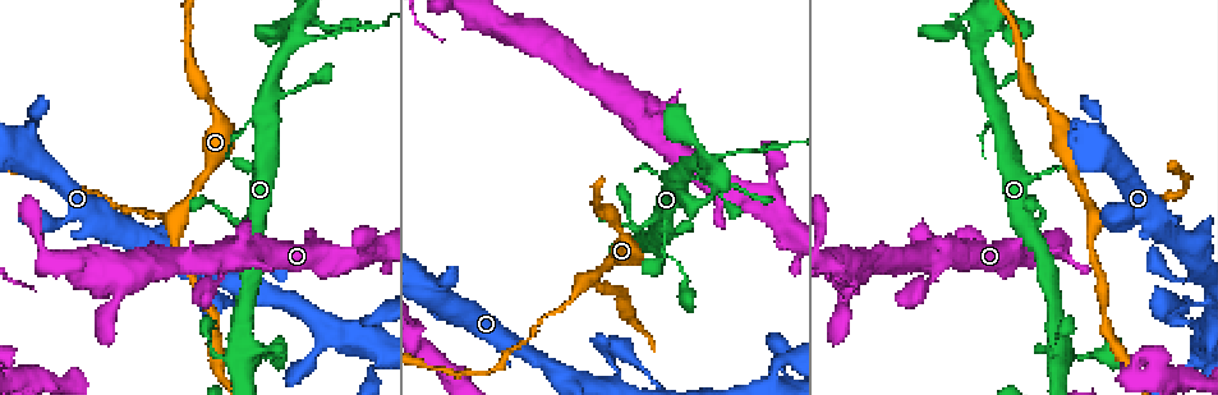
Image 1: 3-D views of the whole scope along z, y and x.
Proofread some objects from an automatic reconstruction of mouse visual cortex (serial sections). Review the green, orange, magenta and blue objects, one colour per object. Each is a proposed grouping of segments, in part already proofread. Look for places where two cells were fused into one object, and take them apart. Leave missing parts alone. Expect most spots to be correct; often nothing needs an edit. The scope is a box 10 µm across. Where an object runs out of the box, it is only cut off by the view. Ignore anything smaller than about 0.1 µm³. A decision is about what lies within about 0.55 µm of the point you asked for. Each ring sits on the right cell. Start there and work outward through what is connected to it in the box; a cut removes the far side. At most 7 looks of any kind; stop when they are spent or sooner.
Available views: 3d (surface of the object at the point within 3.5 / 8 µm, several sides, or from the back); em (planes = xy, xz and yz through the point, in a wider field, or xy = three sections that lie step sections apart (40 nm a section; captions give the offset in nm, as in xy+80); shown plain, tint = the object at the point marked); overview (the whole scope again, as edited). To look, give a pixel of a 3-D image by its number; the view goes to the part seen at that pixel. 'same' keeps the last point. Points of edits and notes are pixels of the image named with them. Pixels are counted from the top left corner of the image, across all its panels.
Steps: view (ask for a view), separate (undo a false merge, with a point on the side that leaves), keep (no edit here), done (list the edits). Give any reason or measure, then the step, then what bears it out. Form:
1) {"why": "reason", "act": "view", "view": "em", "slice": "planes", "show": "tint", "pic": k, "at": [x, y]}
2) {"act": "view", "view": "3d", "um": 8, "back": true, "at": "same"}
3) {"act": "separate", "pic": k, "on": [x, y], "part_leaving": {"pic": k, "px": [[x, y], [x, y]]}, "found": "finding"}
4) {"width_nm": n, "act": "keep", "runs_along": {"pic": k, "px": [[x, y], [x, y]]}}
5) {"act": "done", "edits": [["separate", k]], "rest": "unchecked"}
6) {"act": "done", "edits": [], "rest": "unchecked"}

{"why": "abrupt turn", "act": "view", "view": "3d", "um": 8, "pic": 1, "at": [1122, 226]}

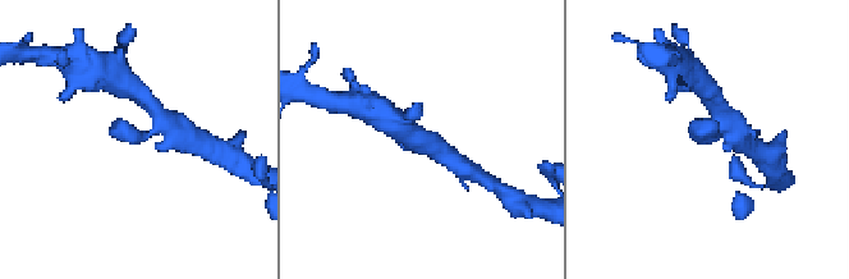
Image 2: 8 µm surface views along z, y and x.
{"why": "need the tissue", "act": "view", "view": "em", "slice": "xy", "step": 1, "show": "tint", "at": "same"}

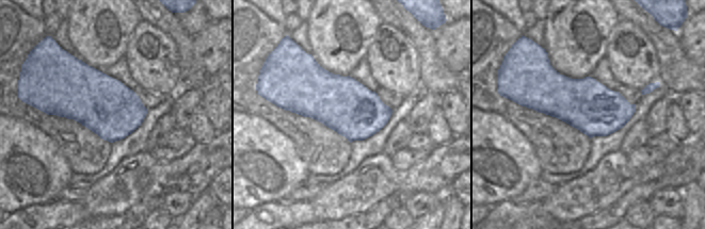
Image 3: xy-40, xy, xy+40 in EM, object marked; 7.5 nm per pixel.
{"width_nm": 420, "act": "keep", "runs_along": {"pic": 2, "px": [[450, 155], [416, 135], [407, 149]]}, "found": "all the same cell"}

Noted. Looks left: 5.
{"why": "thick turns thin", "act": "view", "view": "3d", "um": 3.5, "pic": 1, "at": [151, 217]}

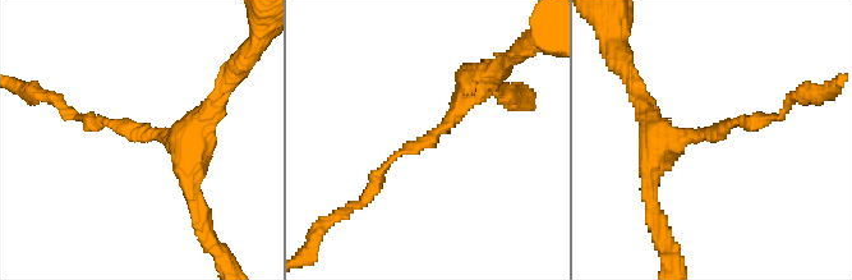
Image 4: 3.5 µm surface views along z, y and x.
{"arm_widths_nm": [150, 350], "act": "view", "view": "em", "slice": "planes", "show": "tint", "pic": 4, "at": [718, 131]}

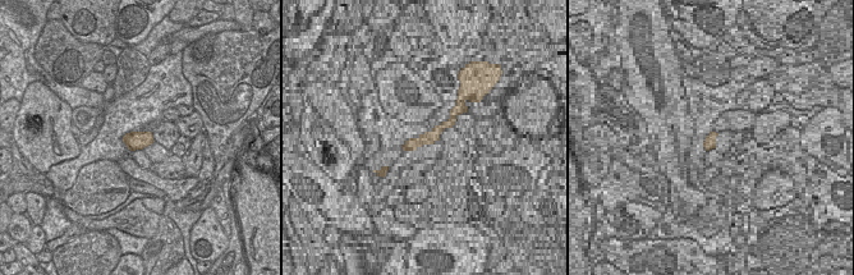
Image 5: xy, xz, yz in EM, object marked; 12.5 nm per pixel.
{"why": "cut it another way", "act": "view", "view": "em", "slice": "xy", "step": 1, "show": "tint", "at": "same"}

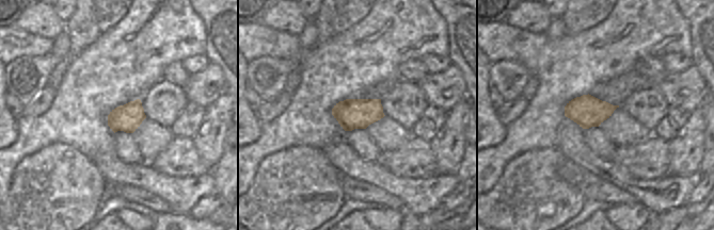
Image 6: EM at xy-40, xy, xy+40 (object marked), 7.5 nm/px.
{"width_nm": 220, "act": "keep", "runs_along": {"pic": 4, "px": [[484, 77], [448, 123], [382, 169], [374, 192]]}, "found": "all the same cell"}

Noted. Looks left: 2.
{"why": "abrupt turn", "act": "view", "view": "3d", "um": 3.5, "pic": 1, "at": [706, 160]}

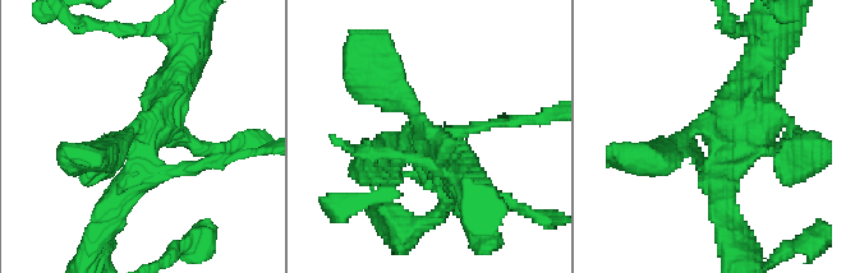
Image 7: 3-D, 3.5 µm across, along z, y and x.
{"act": "view", "view": "em", "slice": "planes", "show": "tint", "pic": 7, "at": [143, 149]}

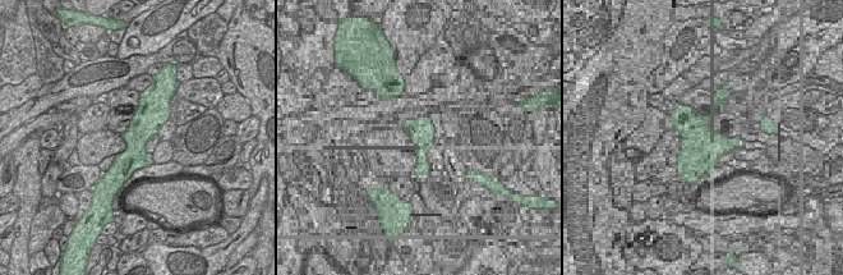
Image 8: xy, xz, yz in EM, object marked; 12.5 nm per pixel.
{"act": "keep", "runs_along": {"pic": 7, "px": [[729, 221], [725, 134], [748, 111], [785, 119]]}, "found": "continuous, no second cell"}

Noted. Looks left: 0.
{"act": "done", "edits": [], "rest": "unchecked"}

